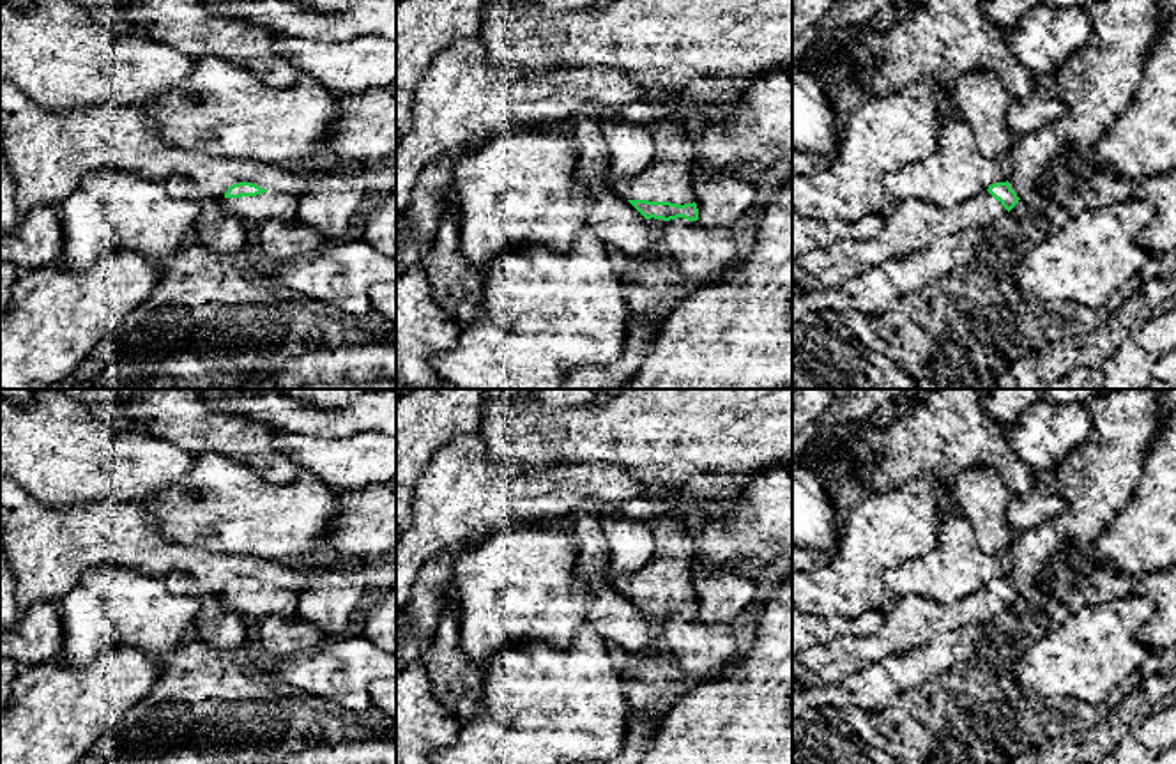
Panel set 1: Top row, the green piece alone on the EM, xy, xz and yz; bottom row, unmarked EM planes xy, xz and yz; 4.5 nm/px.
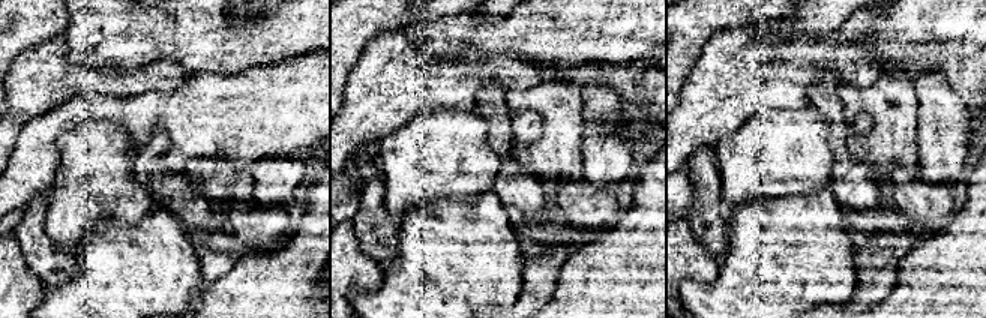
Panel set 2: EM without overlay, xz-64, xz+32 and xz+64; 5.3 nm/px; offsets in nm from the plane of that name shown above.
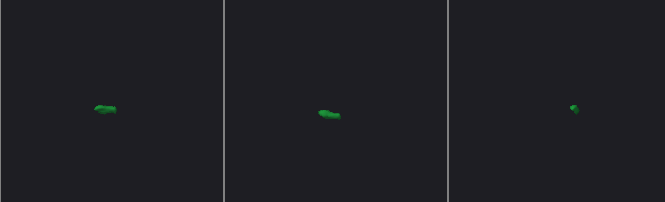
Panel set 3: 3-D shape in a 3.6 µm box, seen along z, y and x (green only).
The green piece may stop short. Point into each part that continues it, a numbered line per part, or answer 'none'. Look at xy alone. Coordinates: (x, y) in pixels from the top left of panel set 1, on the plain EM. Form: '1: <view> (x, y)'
1: xy (283, 603)

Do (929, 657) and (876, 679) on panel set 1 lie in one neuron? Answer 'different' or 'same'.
same

